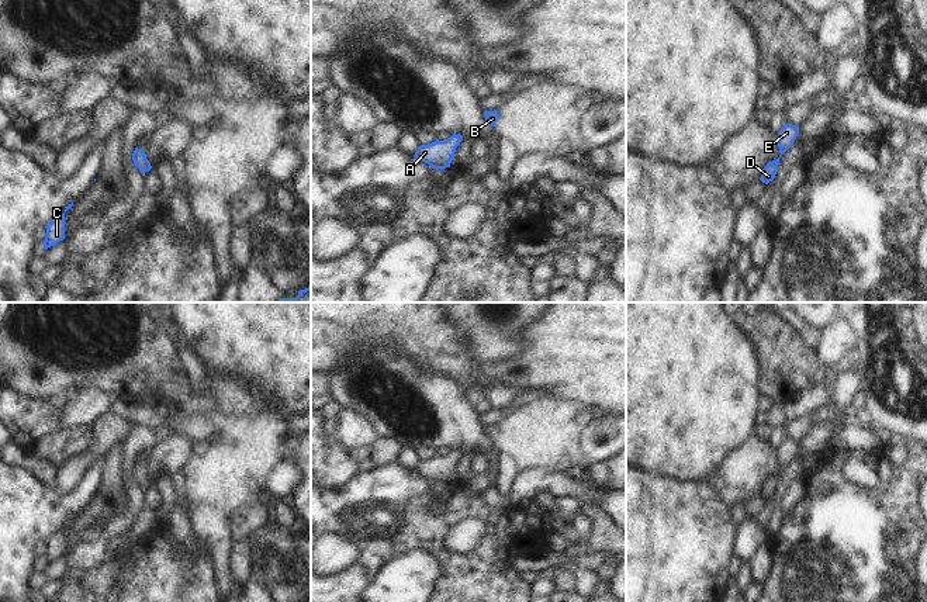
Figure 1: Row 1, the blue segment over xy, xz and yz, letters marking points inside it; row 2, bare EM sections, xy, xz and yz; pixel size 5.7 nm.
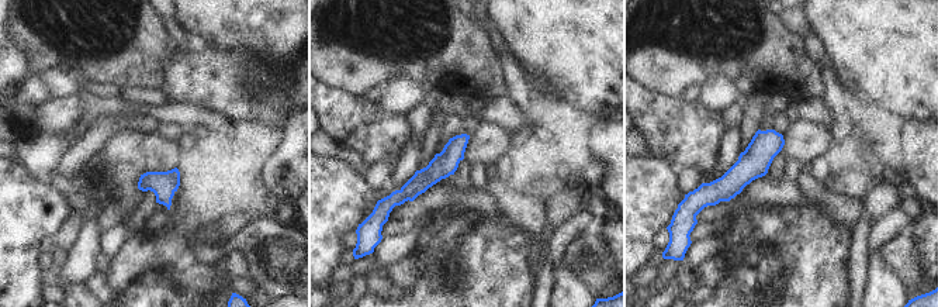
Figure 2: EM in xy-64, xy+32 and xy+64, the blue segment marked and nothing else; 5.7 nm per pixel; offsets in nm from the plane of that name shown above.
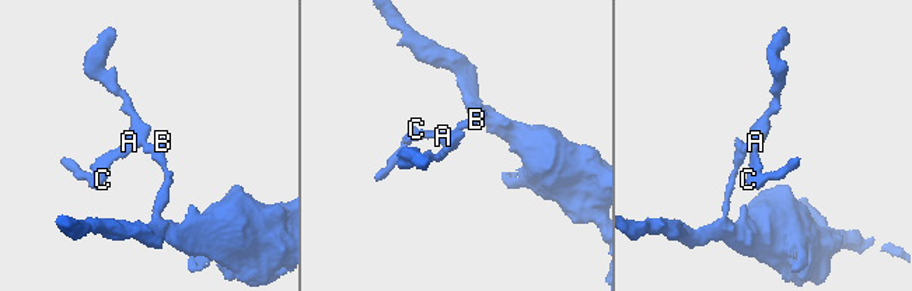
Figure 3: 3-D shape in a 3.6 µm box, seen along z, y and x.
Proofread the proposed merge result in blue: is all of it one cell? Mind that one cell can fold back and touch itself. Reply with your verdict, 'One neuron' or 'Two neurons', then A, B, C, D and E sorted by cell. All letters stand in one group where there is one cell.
One neuron. Groups: A B C D E

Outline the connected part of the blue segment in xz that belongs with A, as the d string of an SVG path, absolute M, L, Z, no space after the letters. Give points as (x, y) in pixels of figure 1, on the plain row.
M453 449L445 456L436 454L432 459L421 460L414 471L436 485L446 484L450 482L450 477L454 475L456 463L461 456L463 452L460 449Z

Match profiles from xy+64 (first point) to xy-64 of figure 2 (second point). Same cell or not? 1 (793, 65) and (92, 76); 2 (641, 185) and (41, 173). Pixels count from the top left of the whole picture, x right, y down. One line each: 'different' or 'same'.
1: same
2: different

